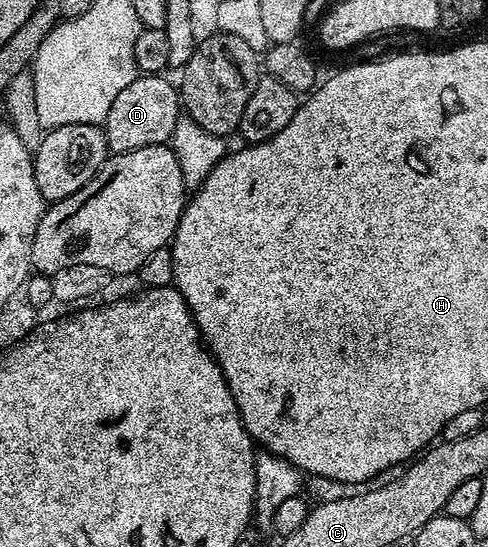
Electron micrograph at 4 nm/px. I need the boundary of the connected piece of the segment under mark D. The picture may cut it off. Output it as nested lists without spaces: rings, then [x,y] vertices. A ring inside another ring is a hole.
[[[137,75],[110,103],[110,115],[103,123],[104,138],[112,153],[138,151],[138,147],[168,145],[174,135],[174,127],[182,115],[180,94],[164,75]]]

